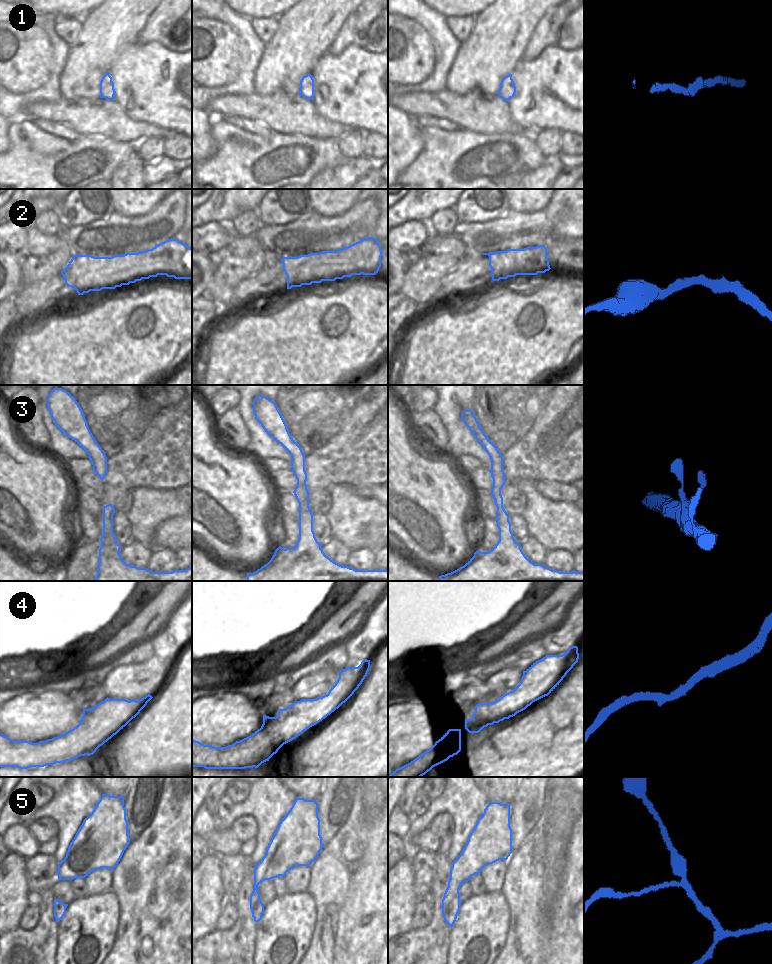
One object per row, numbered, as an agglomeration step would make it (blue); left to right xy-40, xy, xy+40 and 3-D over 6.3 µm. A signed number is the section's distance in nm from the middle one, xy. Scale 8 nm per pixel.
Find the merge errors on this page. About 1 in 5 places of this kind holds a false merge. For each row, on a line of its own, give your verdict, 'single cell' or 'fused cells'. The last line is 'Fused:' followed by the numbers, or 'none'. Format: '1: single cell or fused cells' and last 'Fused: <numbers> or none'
1: single cell
2: fused cells
3: single cell
4: single cell
5: fused cells
Fused: 2, 5

